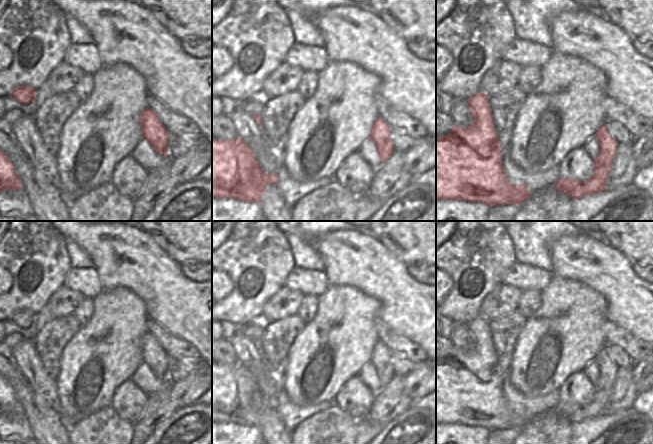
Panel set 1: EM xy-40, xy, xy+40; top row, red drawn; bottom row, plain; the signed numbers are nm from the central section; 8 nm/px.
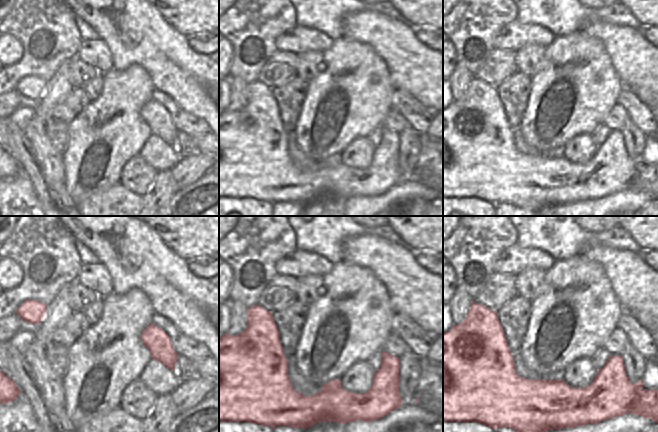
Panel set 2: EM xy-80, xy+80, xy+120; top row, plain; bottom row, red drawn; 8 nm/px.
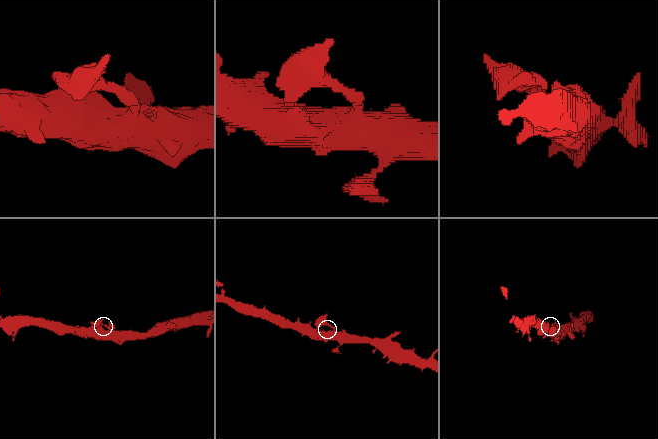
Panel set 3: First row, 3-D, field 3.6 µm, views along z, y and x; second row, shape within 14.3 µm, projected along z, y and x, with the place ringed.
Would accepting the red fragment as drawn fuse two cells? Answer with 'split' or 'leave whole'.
leave whole

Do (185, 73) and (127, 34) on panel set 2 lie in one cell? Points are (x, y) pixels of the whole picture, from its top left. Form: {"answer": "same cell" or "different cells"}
{"answer": "same cell"}

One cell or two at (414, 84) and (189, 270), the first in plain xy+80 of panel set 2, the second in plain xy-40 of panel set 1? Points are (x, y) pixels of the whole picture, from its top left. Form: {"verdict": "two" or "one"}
{"verdict": "two"}

